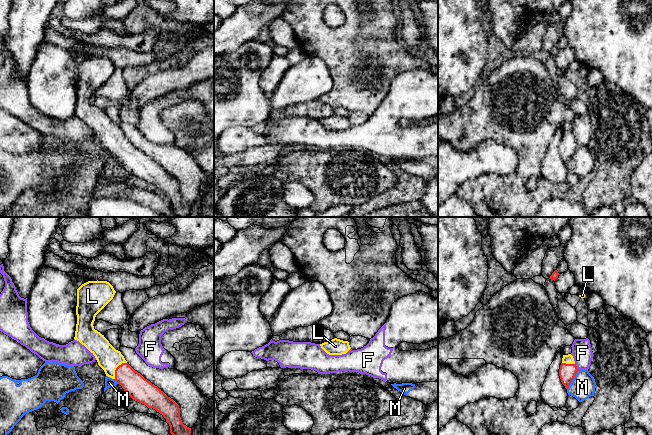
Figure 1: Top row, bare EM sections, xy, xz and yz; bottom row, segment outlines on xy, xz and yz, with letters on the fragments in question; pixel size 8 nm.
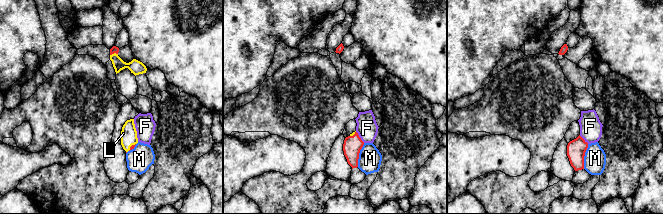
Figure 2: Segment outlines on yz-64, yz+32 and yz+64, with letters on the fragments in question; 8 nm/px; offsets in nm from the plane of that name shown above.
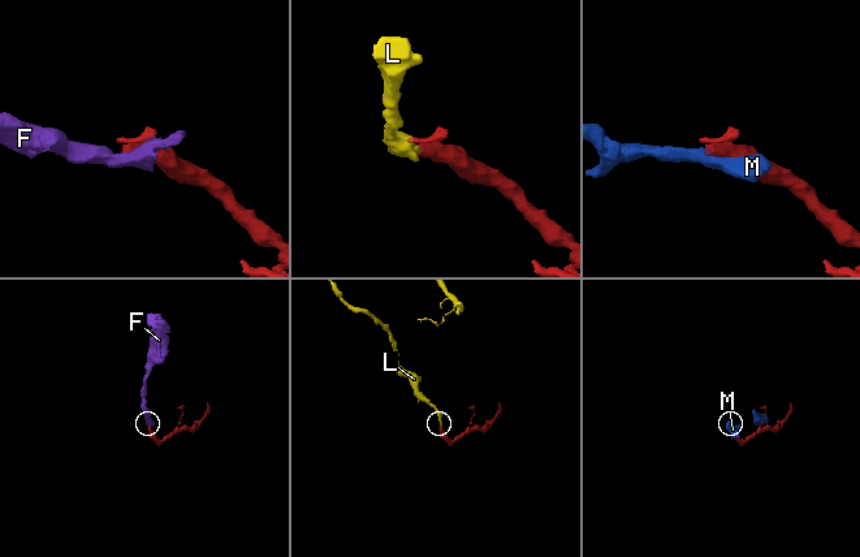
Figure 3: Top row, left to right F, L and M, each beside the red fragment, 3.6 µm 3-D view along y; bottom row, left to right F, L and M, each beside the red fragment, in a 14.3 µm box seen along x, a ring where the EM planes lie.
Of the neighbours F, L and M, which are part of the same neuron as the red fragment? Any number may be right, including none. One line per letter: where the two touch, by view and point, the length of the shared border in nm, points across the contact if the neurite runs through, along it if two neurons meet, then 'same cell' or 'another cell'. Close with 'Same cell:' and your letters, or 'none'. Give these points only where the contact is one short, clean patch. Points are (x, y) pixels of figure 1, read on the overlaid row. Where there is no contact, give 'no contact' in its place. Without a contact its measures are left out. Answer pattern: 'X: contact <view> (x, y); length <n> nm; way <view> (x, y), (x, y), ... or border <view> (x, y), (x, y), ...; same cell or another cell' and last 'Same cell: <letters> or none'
F: contact yz (576, 366); length 70 nm; border yz (575, 363), (579, 369); another cell
L: contact xy (116, 369); length 170 nm; same cell
M: contact yz (572, 379); length 190 nm; another cell
Same cell: L

